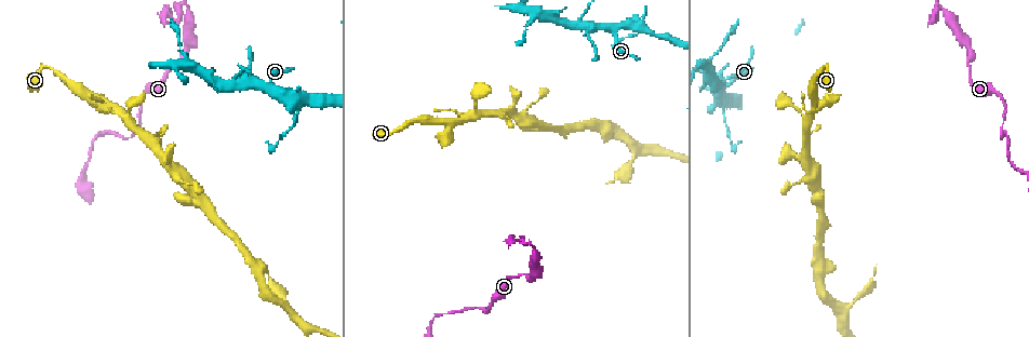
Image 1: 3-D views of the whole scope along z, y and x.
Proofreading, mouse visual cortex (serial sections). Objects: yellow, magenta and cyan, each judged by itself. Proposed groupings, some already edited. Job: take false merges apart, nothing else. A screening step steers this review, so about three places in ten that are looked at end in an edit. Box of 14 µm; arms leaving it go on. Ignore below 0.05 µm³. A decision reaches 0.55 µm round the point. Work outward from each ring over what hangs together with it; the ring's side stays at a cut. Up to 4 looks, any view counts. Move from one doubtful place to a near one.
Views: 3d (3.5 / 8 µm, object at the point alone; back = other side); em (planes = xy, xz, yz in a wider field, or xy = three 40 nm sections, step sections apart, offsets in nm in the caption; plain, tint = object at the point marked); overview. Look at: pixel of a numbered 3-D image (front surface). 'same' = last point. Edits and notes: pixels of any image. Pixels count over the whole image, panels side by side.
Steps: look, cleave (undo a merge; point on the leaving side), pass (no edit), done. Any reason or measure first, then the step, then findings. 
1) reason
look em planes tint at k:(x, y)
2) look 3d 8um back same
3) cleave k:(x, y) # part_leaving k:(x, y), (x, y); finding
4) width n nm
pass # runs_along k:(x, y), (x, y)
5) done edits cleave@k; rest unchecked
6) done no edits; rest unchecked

arms run side by side
look 3d 3.5um at 1:(536, 256)

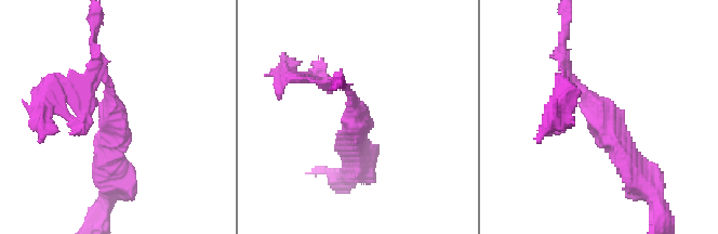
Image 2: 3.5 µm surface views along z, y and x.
arms 3; arm_widths 150, 150, 350 nm
look em xy step 3 tint at 2:(591, 102)

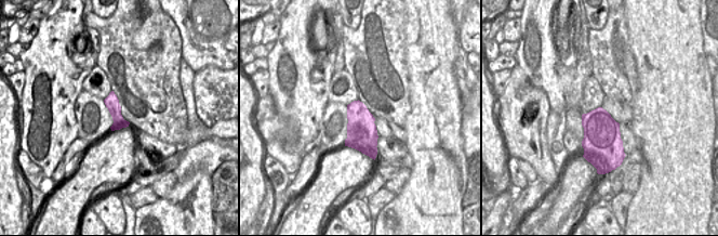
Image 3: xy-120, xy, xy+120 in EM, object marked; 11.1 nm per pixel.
cleave 2:(57, 93) # part_leaving 2:(98, 83), (55, 80), (41, 130); a second cell is stuck on

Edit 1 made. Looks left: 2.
arms part here
look 3d 8um at 1:(637, 27)

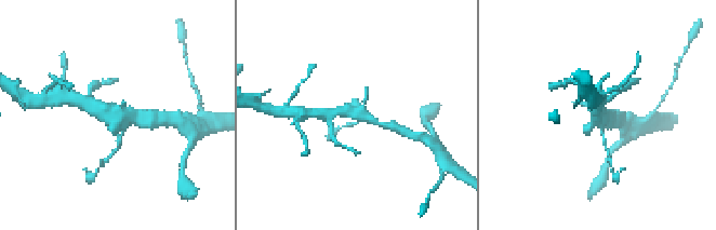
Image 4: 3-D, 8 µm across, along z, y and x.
need the tissue
look em xy step 5 tint at 4:(354, 111)

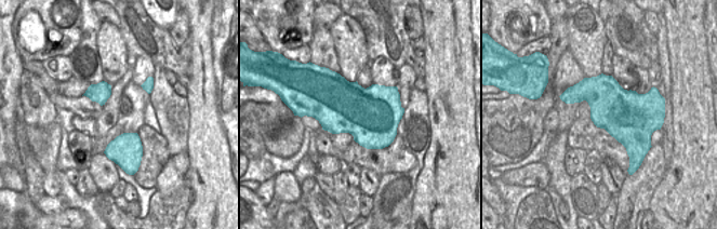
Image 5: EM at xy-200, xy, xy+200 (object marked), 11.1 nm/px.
pass # runs_along 4:(85, 100), (113, 117), (141, 118); continuous, no second cell

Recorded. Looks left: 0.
done edits cleave@2; rest unchecked

